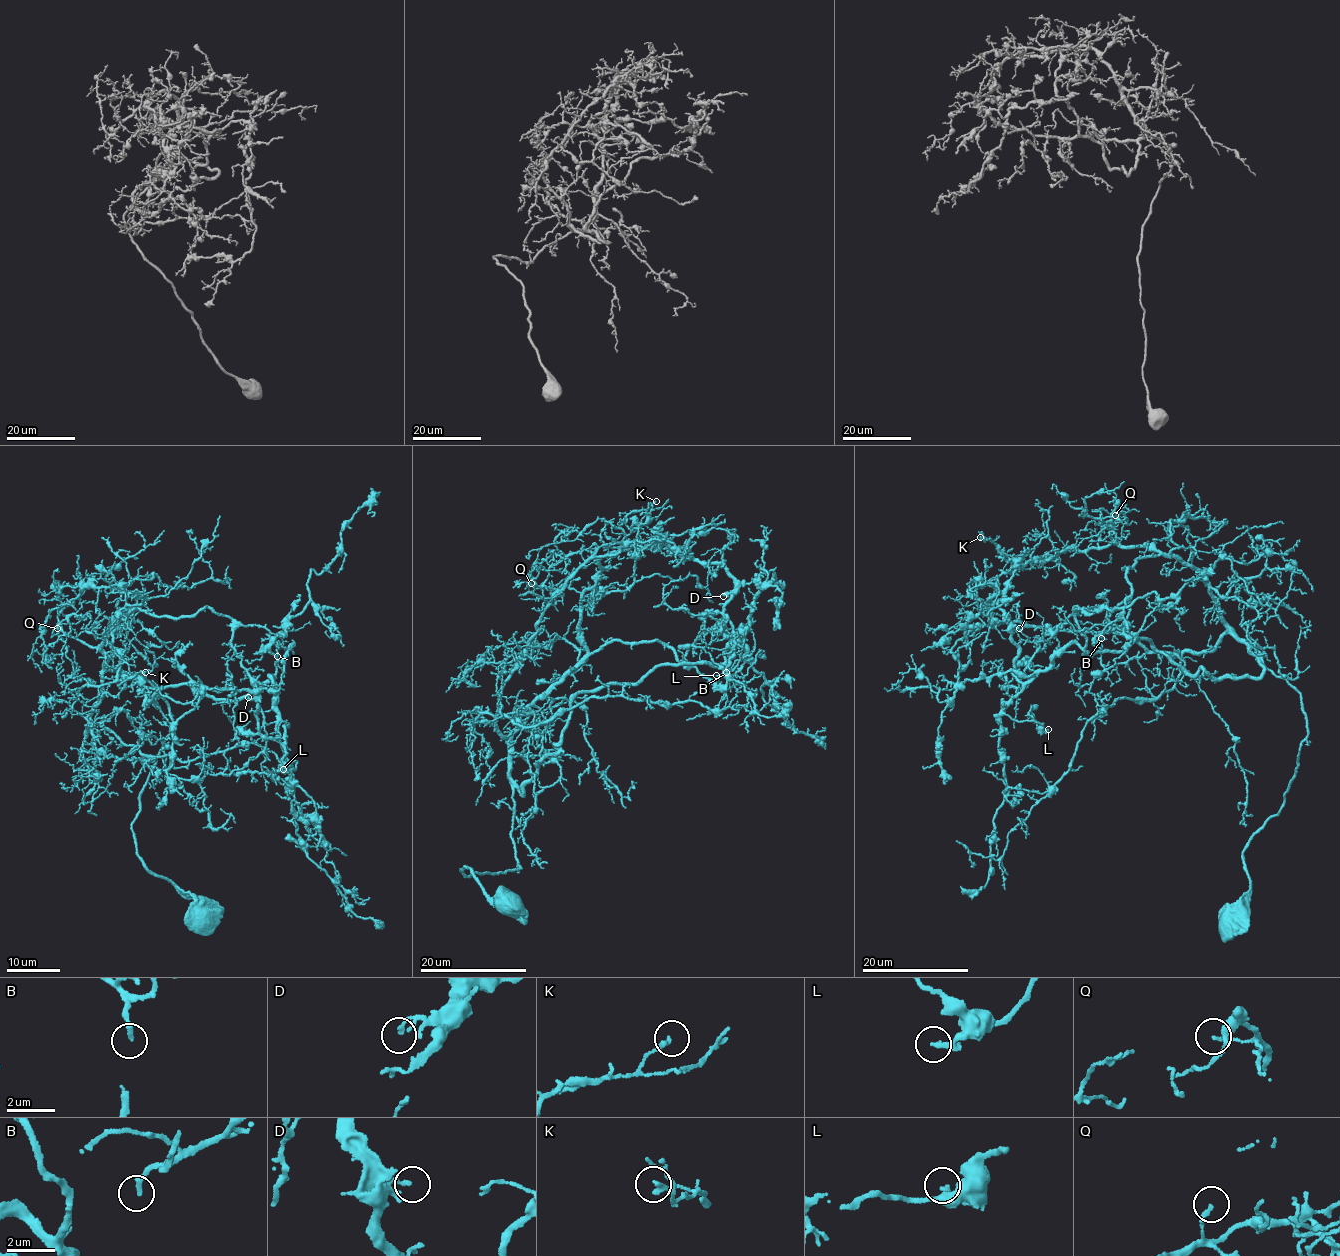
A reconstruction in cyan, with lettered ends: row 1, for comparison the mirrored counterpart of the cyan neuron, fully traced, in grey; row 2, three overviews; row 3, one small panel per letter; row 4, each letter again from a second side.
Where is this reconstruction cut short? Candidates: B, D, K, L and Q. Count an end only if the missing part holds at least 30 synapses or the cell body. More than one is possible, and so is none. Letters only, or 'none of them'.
B

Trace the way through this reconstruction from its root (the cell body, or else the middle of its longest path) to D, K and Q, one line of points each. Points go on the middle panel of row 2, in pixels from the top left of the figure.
D: (512, 904), (460, 870), (521, 865), (513, 792), (557, 751), (571, 701), (662, 665), (721, 664), (723, 596)
K: (512, 904), (460, 870), (521, 865), (518, 717), (586, 653), (582, 594), (627, 548), (622, 521), (656, 501)
Q: (512, 904), (460, 870), (521, 865), (518, 717), (586, 652), (579, 592), (531, 583)

